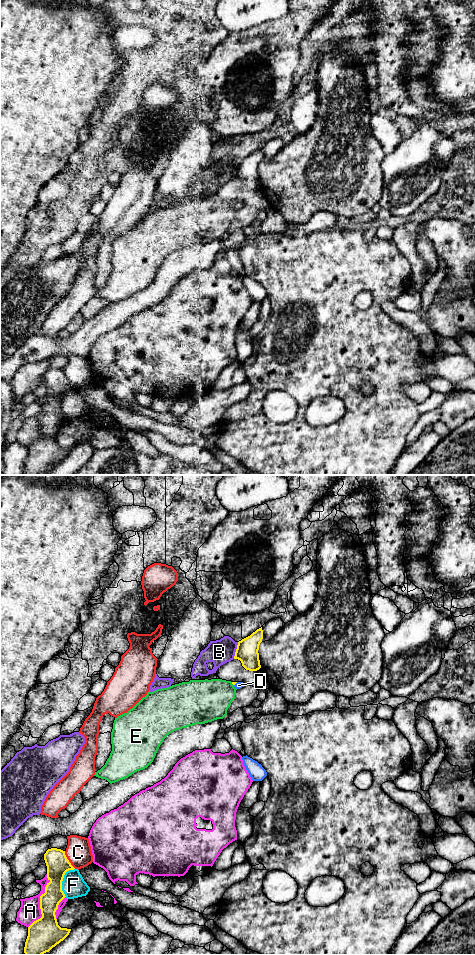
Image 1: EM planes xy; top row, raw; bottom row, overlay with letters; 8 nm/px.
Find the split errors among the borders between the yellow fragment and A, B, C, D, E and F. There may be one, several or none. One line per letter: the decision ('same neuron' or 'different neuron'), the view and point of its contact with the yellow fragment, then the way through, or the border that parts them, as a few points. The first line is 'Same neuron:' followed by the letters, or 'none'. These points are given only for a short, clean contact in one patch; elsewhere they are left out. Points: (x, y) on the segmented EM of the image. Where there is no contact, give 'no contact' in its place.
Same neuron: none
A: different neuron; contact xy (40, 902)
B: different neuron; contact xy (236, 650)
C: different neuron; contact xy (68, 860)
D: different neuron; contact xy (235, 683); border xy (237, 682), (234, 685)
E: different neuron; contact xy (232, 683)
F: different neuron; contact xy (62, 880)

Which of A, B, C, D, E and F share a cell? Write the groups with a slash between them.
A / B / C / D / E / F

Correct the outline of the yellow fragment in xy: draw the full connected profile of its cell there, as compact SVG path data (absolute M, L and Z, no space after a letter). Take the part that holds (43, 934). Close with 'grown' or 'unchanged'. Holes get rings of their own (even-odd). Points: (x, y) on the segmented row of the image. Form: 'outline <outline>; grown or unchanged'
outline M51 848L44 854L47 866L47 878L50 881L45 887L45 893L40 896L42 917L28 927L24 955L43 955L63 941L71 929L58 925L55 912L59 903L66 897L62 891L64 875L75 868L65 855L65 851Z; unchanged

